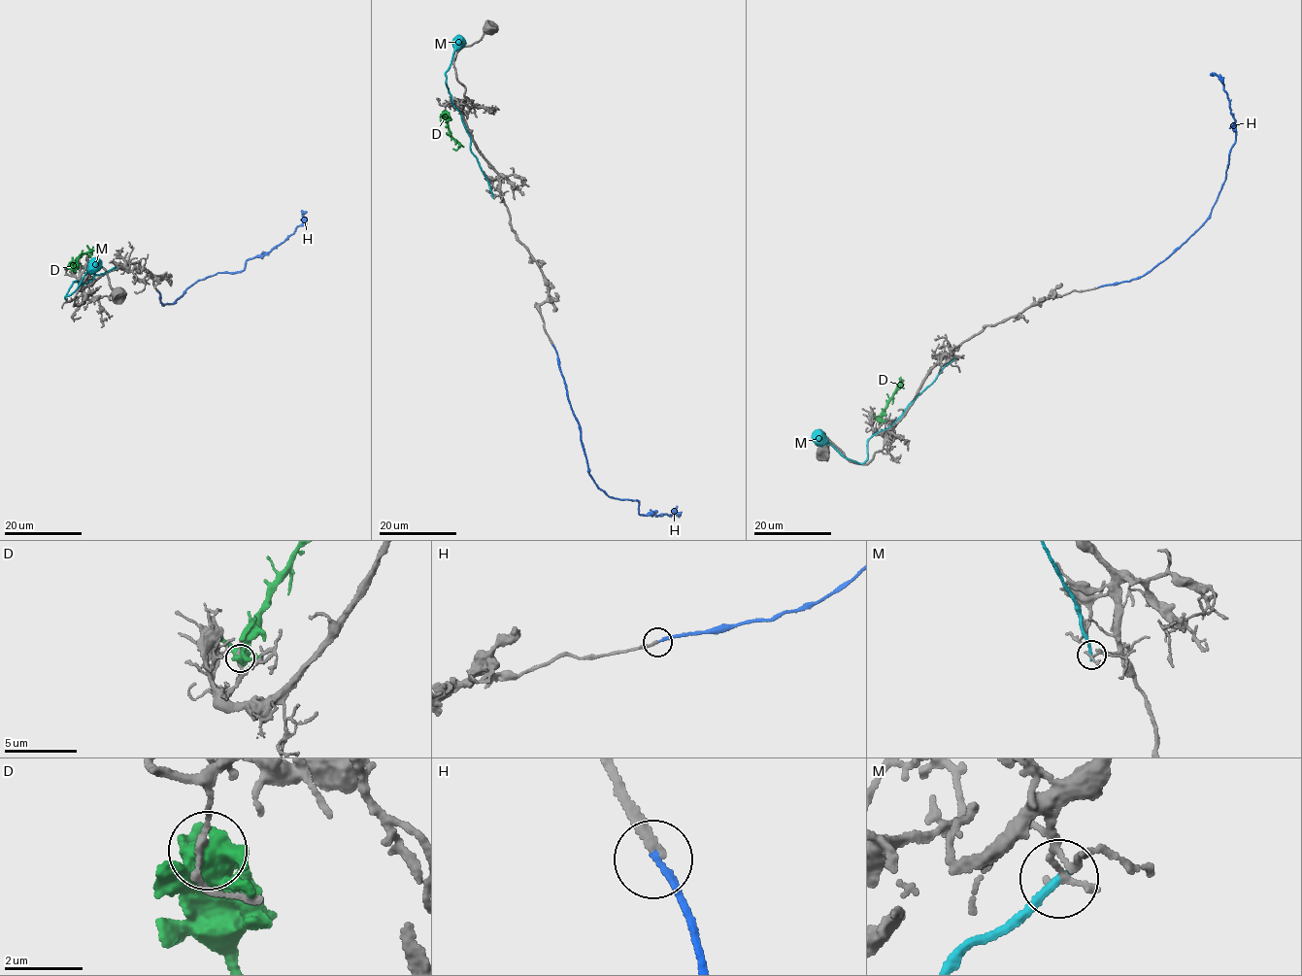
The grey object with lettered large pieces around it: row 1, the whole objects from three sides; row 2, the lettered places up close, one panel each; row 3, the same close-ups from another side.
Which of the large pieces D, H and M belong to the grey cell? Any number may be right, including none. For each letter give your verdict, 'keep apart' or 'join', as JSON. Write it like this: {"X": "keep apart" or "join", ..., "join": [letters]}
{"D": "keep apart", "H": "join", "M": "keep apart", "join": ["H"]}

